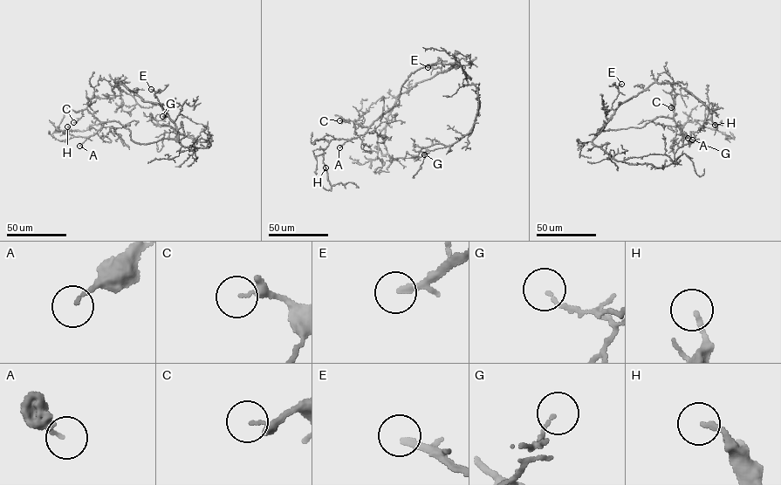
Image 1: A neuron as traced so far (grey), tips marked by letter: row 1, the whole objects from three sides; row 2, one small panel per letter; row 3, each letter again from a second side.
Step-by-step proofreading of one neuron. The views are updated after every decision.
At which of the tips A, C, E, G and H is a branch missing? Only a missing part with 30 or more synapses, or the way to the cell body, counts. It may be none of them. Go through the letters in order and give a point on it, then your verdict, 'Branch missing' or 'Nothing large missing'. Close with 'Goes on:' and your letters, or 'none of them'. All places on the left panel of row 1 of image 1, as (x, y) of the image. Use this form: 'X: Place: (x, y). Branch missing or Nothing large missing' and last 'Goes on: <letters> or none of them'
A: Place: (79, 146). Nothing large missing
C: Place: (73, 122). Branch missing
E: Place: (151, 89). Branch missing
G: Place: (162, 116). Nothing large missing
H: Place: (67, 126). Nothing large missing
Goes on: C, E

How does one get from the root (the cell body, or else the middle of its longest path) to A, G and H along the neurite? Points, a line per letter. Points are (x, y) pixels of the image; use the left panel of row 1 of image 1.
A: (150, 143), (134, 141), (128, 129), (113, 120), (103, 123), (102, 127), (79, 146)
G: (150, 143), (167, 138), (186, 146), (210, 145), (208, 139), (194, 140), (158, 124), (162, 116)
H: (150, 143), (134, 141), (128, 129), (114, 120), (105, 121), (87, 137), (64, 133), (67, 126)

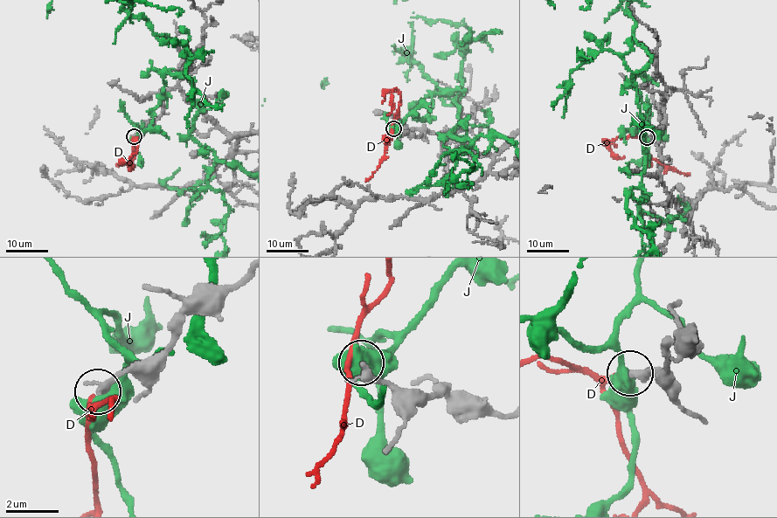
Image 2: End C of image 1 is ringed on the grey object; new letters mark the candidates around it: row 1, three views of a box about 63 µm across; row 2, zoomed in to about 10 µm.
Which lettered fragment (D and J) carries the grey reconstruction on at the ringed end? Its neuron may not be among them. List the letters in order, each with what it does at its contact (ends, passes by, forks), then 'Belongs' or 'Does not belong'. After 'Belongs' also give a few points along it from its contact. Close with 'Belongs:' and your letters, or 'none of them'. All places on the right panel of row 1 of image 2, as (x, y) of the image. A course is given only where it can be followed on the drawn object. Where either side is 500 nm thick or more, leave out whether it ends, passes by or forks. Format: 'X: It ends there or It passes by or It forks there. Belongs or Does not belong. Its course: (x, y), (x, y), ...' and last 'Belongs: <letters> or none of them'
D: It passes by. Belongs
J: Does not belong
Belongs: D

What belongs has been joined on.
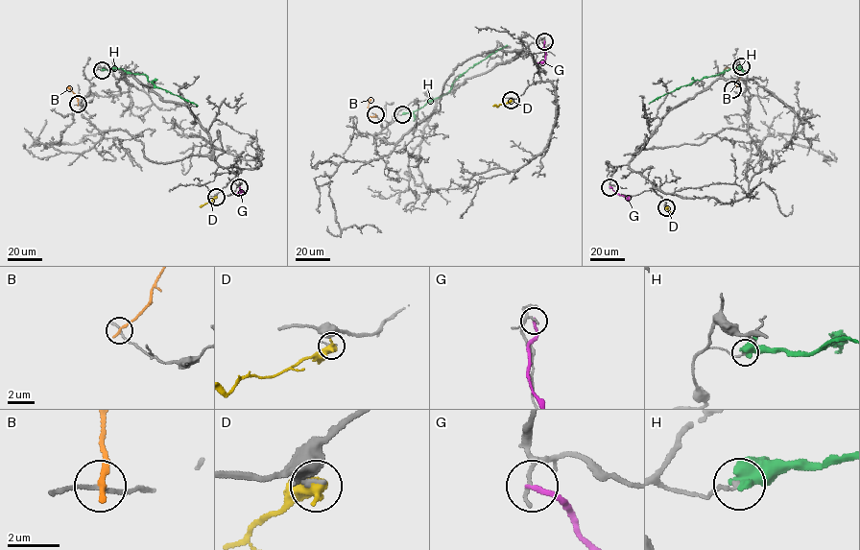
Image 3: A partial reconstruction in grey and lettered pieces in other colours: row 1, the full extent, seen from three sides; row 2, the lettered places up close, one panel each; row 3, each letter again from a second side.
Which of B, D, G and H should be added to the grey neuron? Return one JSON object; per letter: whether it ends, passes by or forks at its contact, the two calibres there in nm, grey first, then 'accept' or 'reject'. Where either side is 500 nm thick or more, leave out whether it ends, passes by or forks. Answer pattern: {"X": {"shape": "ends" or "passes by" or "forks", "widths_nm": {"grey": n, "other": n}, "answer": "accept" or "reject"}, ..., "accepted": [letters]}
{"B": {"shape": "ends", "widths_nm": {"grey": 140, "other": 240}, "answer": "reject"}, "D": {"widths_nm": {"grey": 130, "other": 550}, "answer": "reject"}, "G": {"shape": "ends", "widths_nm": {"grey": 160, "other": 200}, "answer": "reject"}, "H": {"widths_nm": {"grey": 110, "other": 600}, "answer": "reject"}, "accepted": []}

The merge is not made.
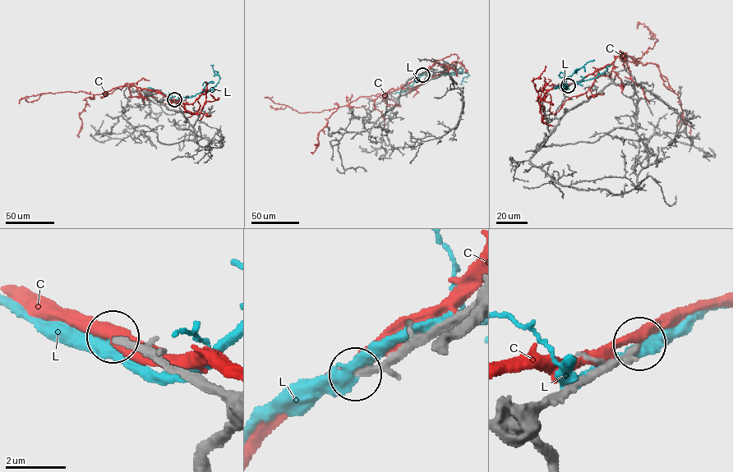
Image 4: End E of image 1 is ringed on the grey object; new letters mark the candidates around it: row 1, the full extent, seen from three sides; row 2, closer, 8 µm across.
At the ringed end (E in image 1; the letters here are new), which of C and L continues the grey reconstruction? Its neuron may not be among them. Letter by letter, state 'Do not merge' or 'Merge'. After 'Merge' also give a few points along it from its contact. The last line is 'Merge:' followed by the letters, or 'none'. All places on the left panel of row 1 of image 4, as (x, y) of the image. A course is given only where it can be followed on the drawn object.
C: Do not merge
L: Do not merge
Merge: none

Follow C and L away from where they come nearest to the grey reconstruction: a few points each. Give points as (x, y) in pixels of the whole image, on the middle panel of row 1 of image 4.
C: (422, 75), (389, 93), (361, 96), (347, 105), (319, 112), (299, 112), (265, 98)
L: (422, 75), (453, 74), (460, 71), (467, 73), (459, 84)

